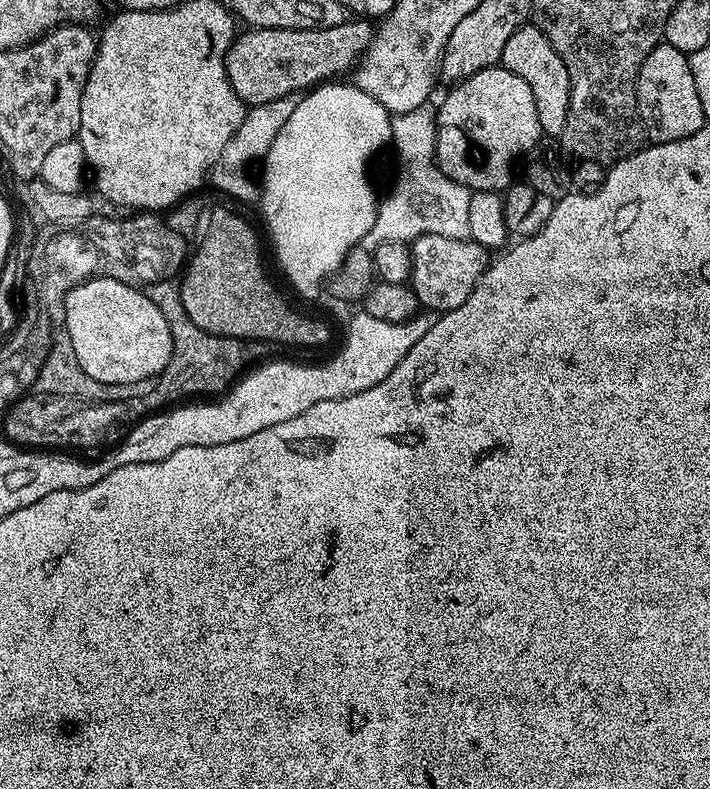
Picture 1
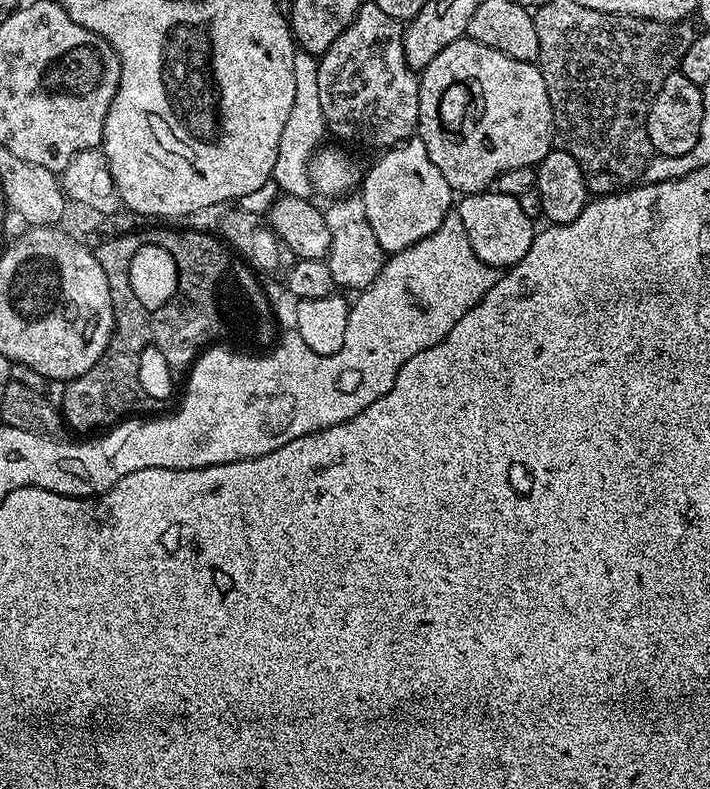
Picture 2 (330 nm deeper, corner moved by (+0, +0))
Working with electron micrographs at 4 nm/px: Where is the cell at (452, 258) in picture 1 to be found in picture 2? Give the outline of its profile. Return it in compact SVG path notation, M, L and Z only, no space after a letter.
M344 194L333 199L329 204L332 205L326 208L326 215L332 245L328 248L326 259L330 266L330 274L341 289L344 287L363 290L374 282L374 278L382 270L386 259L386 253L382 250L382 246L366 218L364 197L360 194Z

